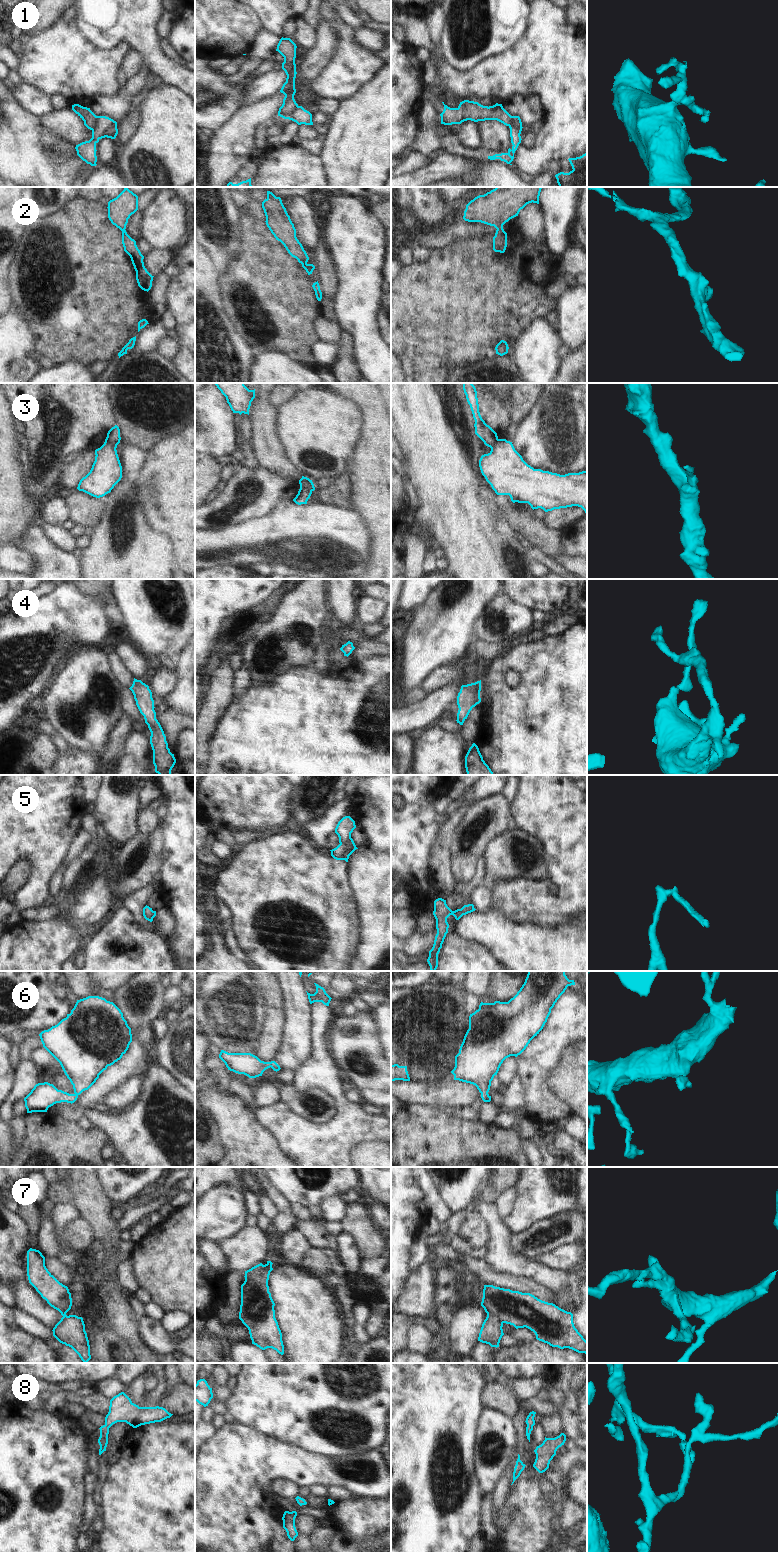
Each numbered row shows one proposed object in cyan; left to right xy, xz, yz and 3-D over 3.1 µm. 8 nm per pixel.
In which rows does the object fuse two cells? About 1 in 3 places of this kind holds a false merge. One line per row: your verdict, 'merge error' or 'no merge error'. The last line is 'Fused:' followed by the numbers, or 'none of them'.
1: merge error
2: no merge error
3: merge error
4: no merge error
5: no merge error
6: no merge error
7: merge error
8: no merge error
Fused: 1, 3, 7

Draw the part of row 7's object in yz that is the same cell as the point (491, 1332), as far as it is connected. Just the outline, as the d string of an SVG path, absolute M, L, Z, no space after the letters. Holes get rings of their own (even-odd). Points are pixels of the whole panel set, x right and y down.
M487 1315L484 1320L478 1341L489 1344L491 1347L499 1347L503 1333L503 1323L494 1316Z

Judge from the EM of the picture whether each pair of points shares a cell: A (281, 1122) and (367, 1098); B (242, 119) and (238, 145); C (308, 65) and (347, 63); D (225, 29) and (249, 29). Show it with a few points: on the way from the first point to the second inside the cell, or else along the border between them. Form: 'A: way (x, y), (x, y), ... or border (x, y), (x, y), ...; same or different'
A: border (361, 1100), (365, 1103); different
B: way (241, 125), (238, 131), (238, 139); same
C: border (336, 43), (328, 63), (311, 82); different
D: way (231, 29), (243, 29); same

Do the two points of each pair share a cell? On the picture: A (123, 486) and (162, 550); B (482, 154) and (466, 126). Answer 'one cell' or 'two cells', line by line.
A: one cell
B: two cells

